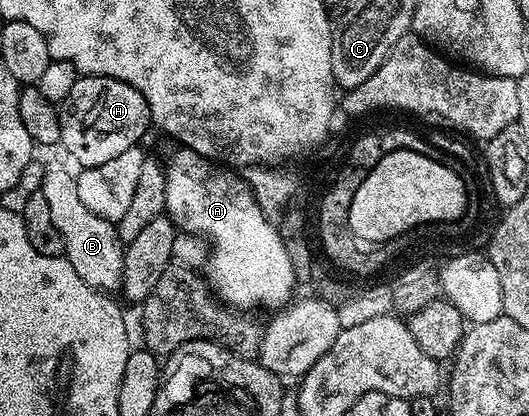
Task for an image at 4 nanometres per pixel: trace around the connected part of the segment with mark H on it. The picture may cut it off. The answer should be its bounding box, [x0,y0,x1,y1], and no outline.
[59,75,153,168]

